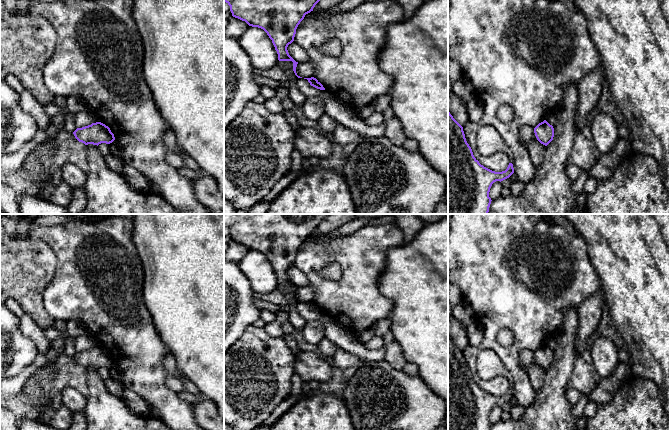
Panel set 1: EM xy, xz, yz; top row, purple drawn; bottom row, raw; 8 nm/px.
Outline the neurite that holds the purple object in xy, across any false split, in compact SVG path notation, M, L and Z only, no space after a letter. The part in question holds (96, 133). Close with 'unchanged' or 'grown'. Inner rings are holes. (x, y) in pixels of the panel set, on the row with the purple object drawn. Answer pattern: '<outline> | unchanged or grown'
M101 122L77 128L73 134L79 142L85 145L93 144L98 146L101 143L110 144L115 140L110 128Z | unchanged

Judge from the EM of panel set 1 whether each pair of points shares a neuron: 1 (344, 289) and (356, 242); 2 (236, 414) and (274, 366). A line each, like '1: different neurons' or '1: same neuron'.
1: same neuron
2: same neuron

